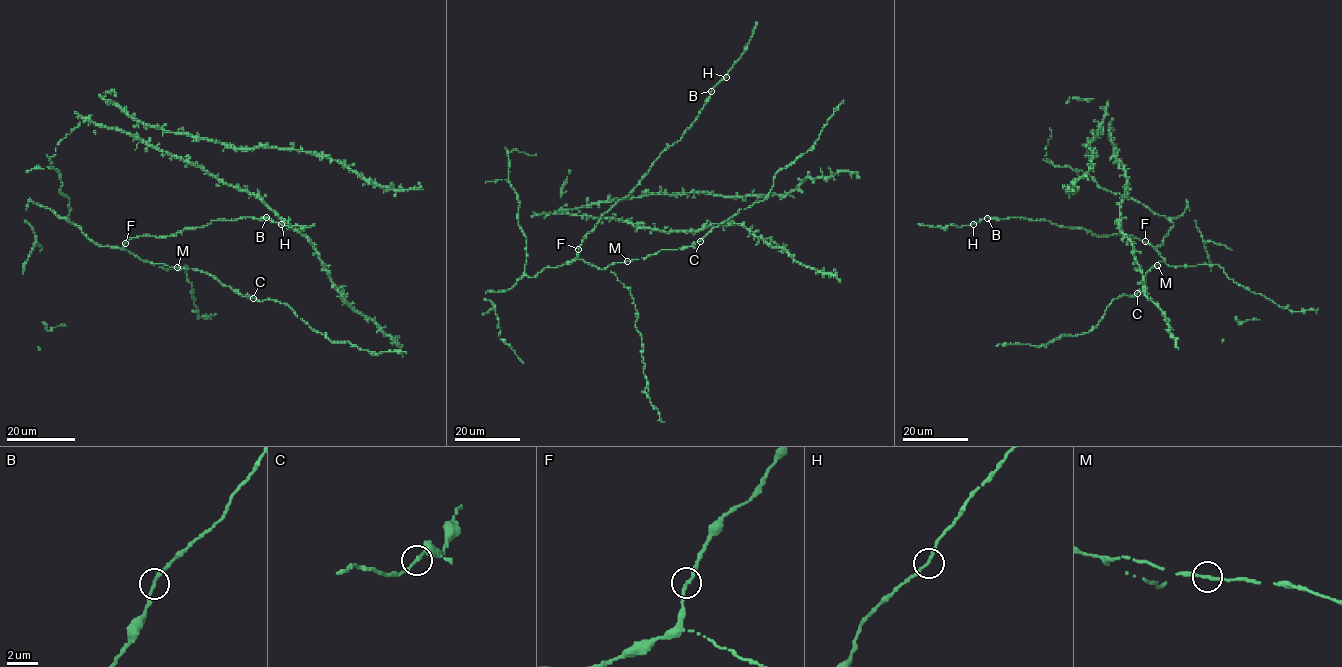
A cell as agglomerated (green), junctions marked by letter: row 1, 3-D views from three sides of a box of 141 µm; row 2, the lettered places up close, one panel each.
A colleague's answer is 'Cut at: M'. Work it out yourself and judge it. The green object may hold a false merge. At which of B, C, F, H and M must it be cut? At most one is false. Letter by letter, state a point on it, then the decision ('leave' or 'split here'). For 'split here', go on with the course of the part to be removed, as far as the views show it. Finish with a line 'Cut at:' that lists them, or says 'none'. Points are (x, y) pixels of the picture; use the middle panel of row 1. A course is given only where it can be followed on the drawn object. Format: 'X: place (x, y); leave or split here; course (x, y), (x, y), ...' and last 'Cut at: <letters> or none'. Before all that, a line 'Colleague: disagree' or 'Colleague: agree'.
Colleague: disagree
B: place (711, 91); leave
C: place (700, 241); leave
F: place (578, 249); leave
H: place (726, 77); leave
M: place (627, 261); leave
Cut at: none

